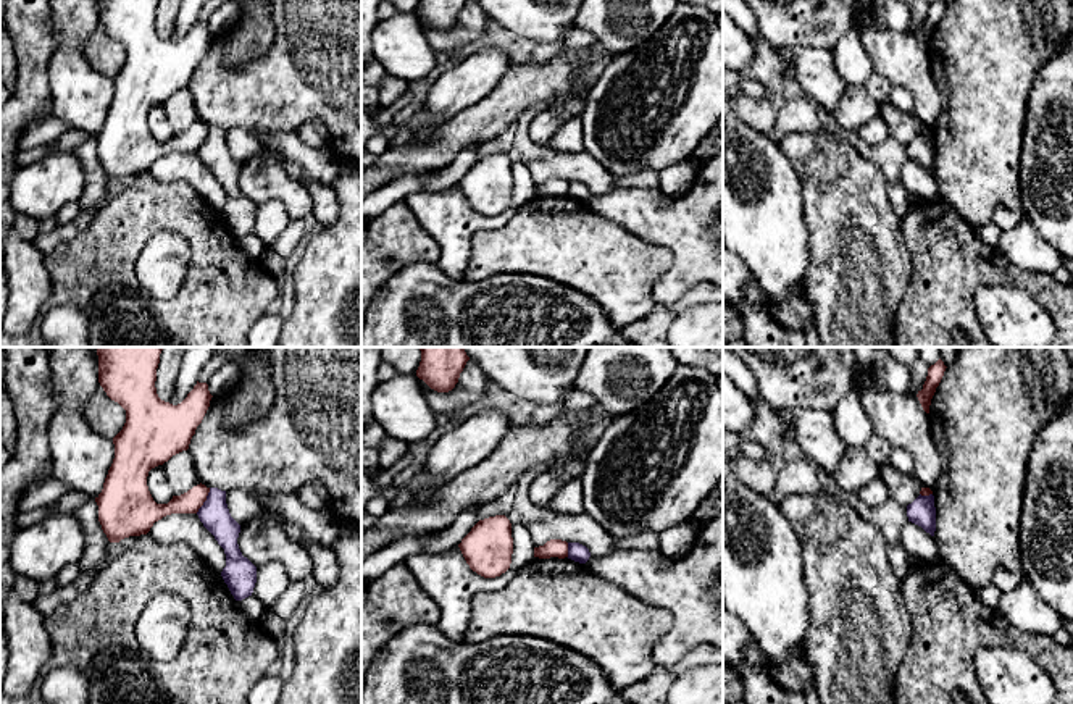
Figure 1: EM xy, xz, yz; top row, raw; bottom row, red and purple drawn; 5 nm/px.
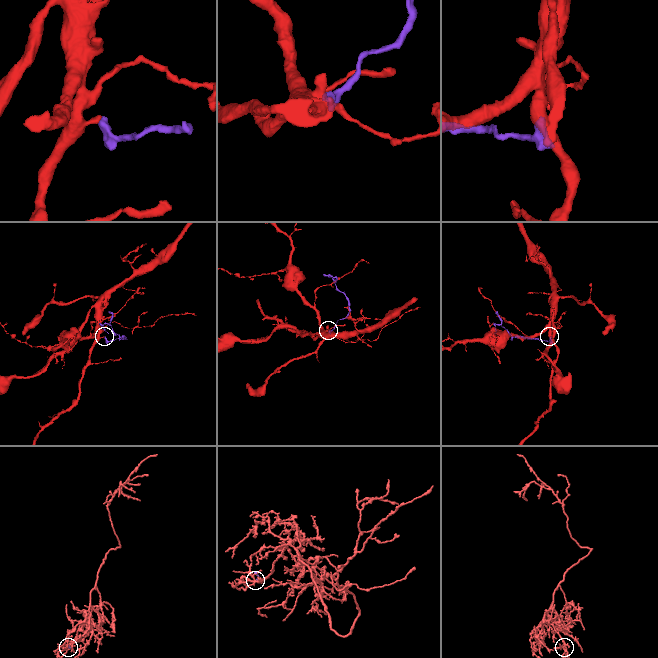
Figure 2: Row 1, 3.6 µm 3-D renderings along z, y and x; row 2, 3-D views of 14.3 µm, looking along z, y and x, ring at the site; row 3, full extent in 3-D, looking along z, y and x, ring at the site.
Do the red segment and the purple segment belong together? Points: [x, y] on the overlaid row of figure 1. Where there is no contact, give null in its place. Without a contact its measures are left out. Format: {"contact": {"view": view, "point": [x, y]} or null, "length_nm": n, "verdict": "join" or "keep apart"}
{"contact": {"view": "xy", "point": [205, 499]}, "length_nm": 150, "verdict": "keep apart"}

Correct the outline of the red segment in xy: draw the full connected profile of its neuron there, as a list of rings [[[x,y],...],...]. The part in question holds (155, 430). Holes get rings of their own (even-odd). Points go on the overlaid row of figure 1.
[[[97,347],[98,383],[106,396],[126,410],[126,423],[113,438],[113,463],[102,492],[95,497],[98,522],[110,543],[147,534],[153,523],[166,515],[197,513],[210,492],[210,488],[200,483],[181,496],[173,496],[168,504],[157,504],[148,491],[148,471],[189,449],[213,397],[208,384],[197,381],[181,404],[173,405],[161,400],[155,388],[161,350],[163,347]]]

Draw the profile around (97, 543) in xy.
[[[90,501],[71,515],[79,522],[86,536],[86,549],[77,565],[81,572],[97,573],[98,567],[106,562],[106,551],[113,544],[98,522],[98,505]]]

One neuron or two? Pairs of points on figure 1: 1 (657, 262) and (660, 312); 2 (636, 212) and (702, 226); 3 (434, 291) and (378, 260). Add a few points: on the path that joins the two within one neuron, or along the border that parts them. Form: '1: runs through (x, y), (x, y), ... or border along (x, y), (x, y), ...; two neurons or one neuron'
1: border along (657, 304), (644, 317), (625, 325); two neurons
2: runs through (652, 220), (663, 225), (686, 226); one neuron
3: border along (434, 264), (410, 264), (400, 268), (378, 293); two neurons

